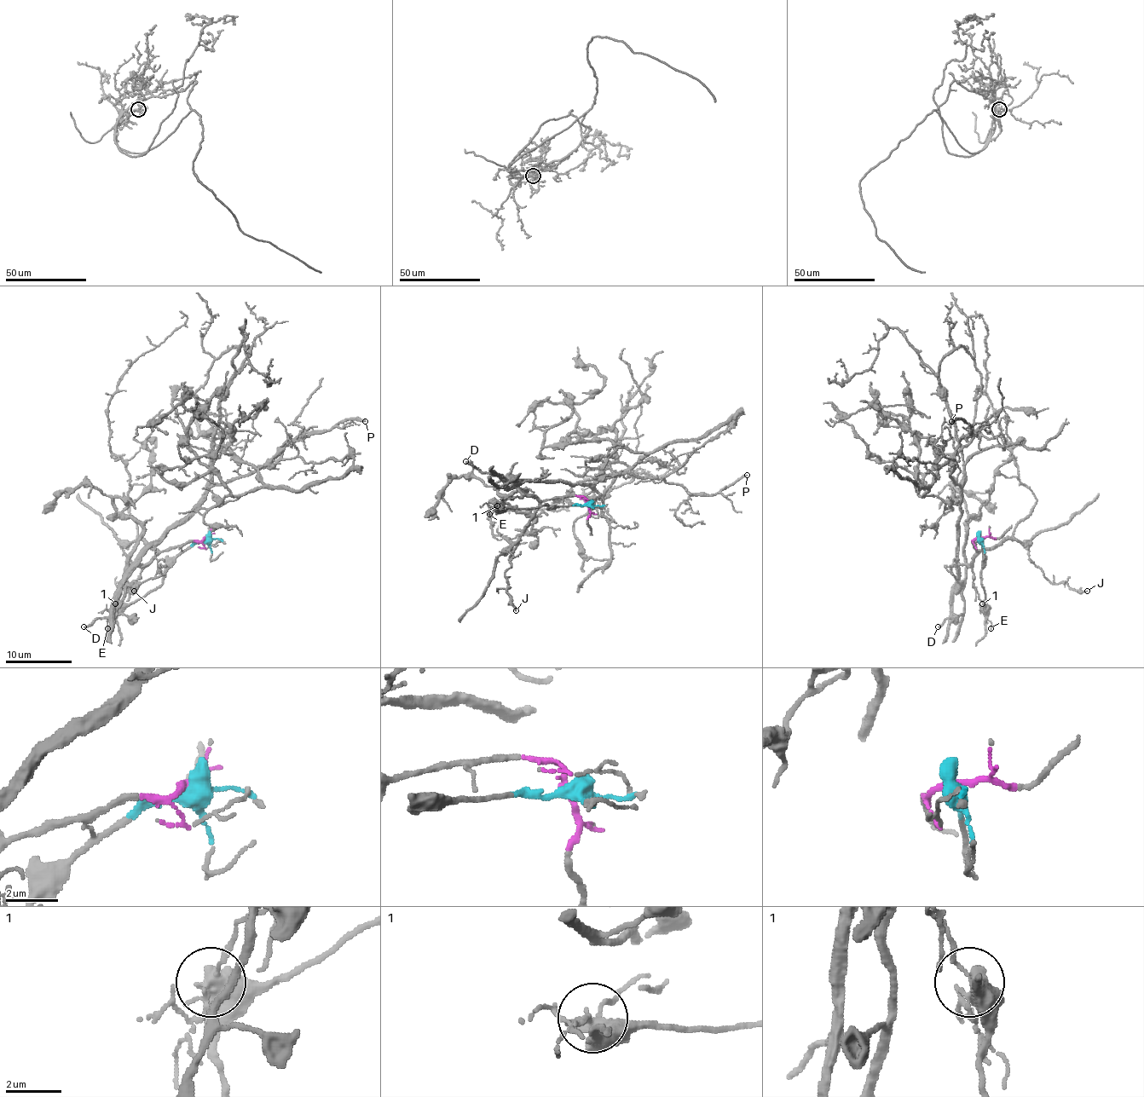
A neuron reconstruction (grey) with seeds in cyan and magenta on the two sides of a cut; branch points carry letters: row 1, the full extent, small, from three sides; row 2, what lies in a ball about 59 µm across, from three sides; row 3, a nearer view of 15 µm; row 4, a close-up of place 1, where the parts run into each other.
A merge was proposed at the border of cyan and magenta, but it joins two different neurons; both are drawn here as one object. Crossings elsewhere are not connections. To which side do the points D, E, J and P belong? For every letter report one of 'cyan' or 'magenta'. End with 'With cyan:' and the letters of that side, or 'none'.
D: magenta
E: magenta
J: magenta
P: magenta
With cyan: none

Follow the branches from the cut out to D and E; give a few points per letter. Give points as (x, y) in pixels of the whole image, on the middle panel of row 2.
D: (587, 504), (584, 497), (568, 495), (536, 500), (505, 476), (479, 472), (466, 462)
E: (587, 504), (584, 497), (576, 495), (545, 500), (526, 495), (510, 495), (491, 507), (489, 513)

